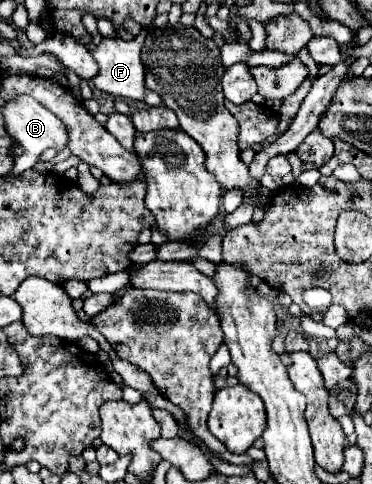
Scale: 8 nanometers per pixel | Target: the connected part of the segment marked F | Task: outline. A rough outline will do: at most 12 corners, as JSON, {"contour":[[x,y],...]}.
{"contour":[[103,38],[93,50],[93,84],[113,96],[143,100],[141,44]]}

